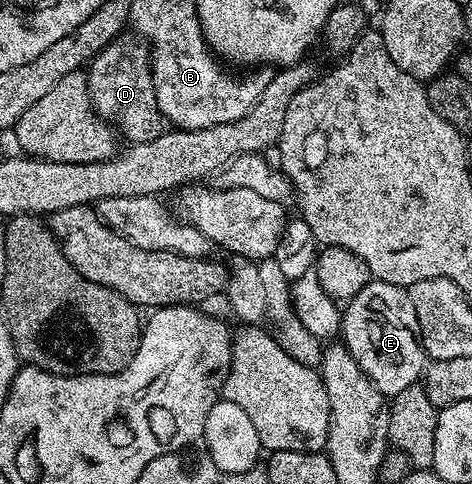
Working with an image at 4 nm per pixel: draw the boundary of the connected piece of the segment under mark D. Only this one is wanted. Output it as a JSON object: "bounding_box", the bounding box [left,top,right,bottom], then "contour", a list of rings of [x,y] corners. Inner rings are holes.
{"bounding_box":[86,34,166,145],"contour":[[[132,34],[121,35],[92,59],[91,64],[87,65],[86,75],[92,109],[99,119],[115,126],[119,135],[128,139],[129,145],[154,142],[154,138],[165,131],[166,121],[160,114],[152,77],[152,57],[147,43]]]}

